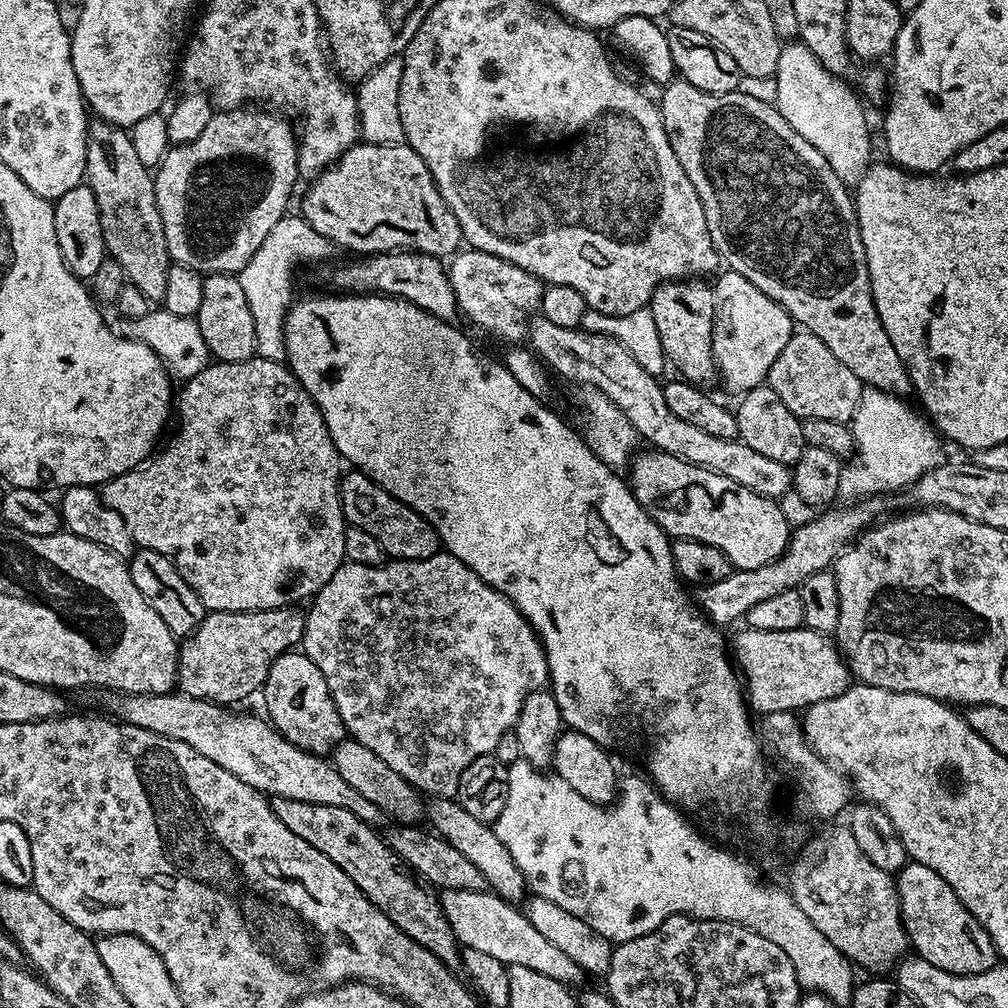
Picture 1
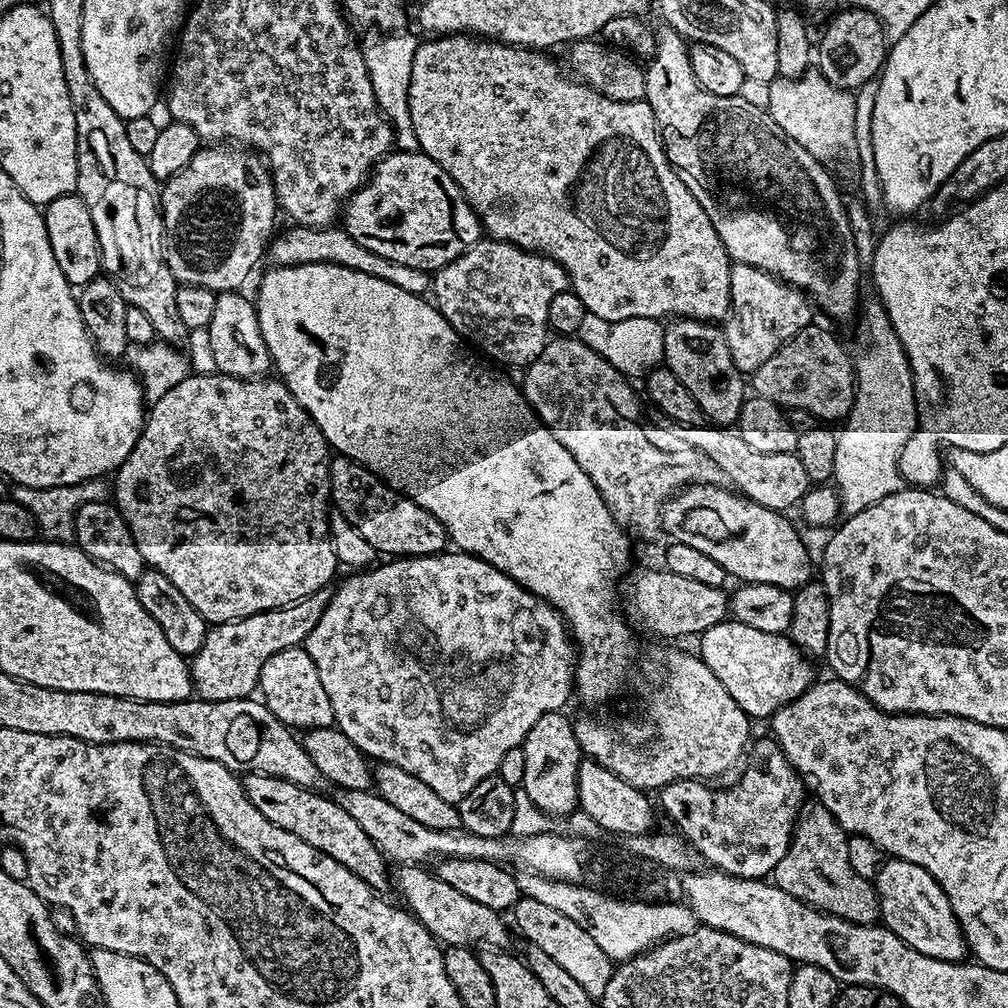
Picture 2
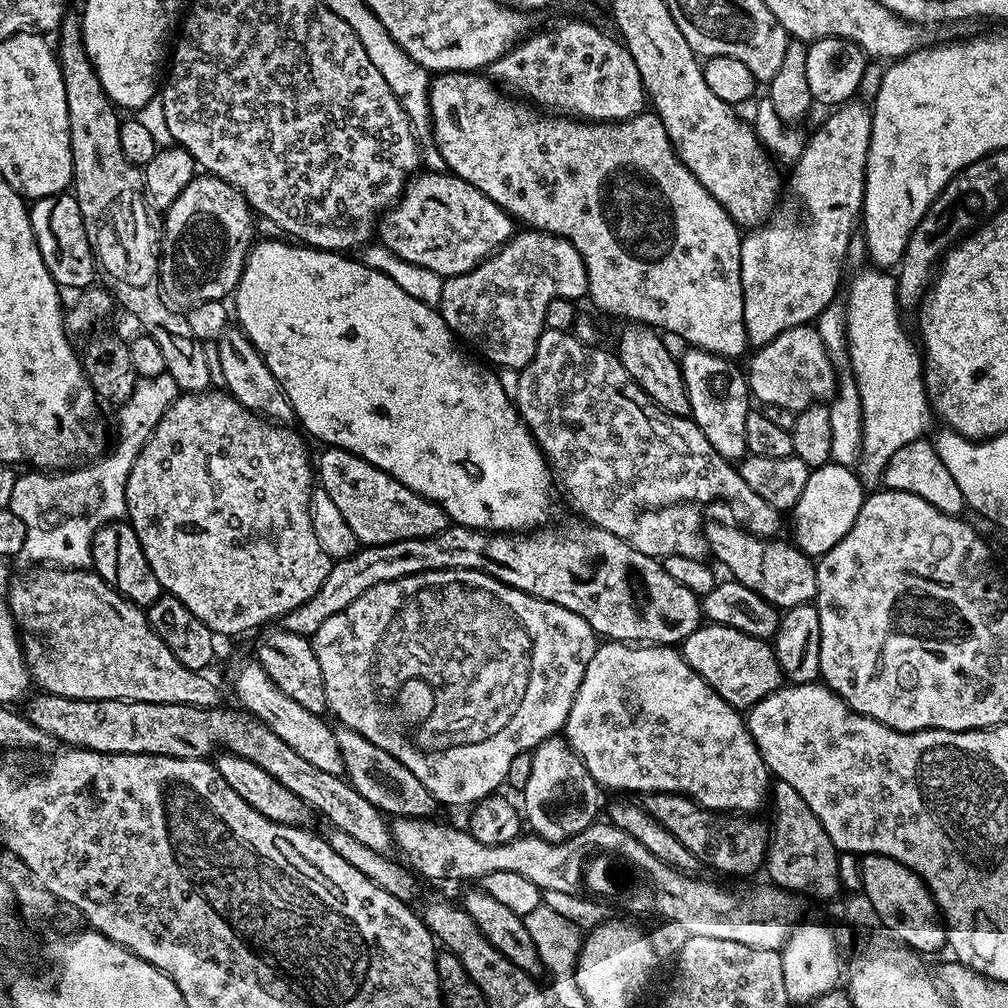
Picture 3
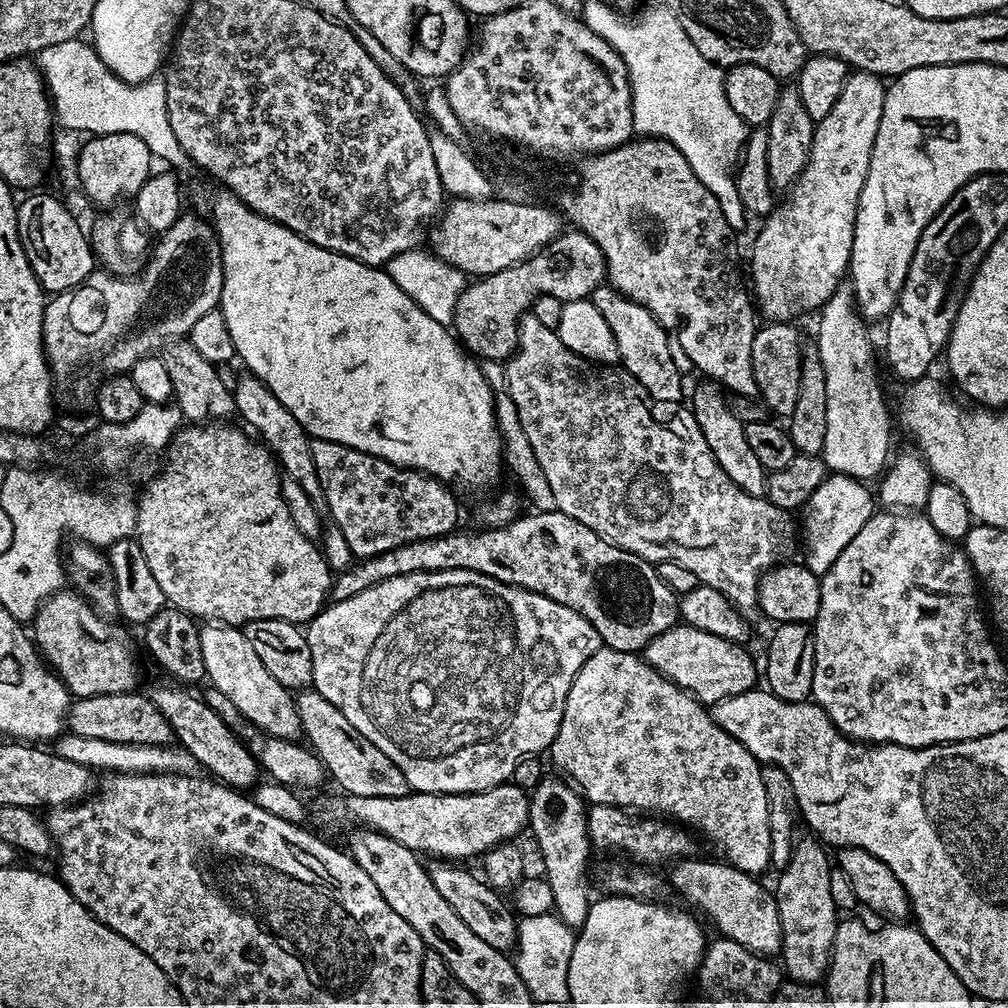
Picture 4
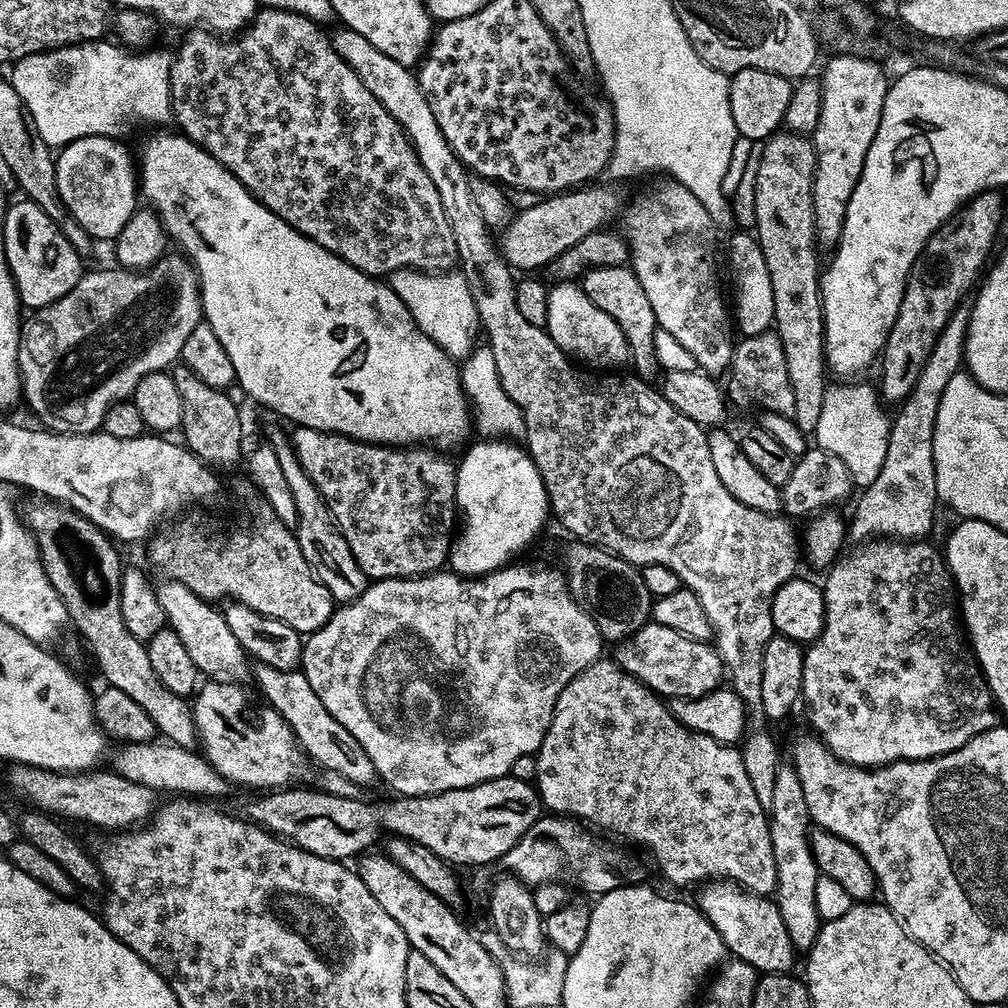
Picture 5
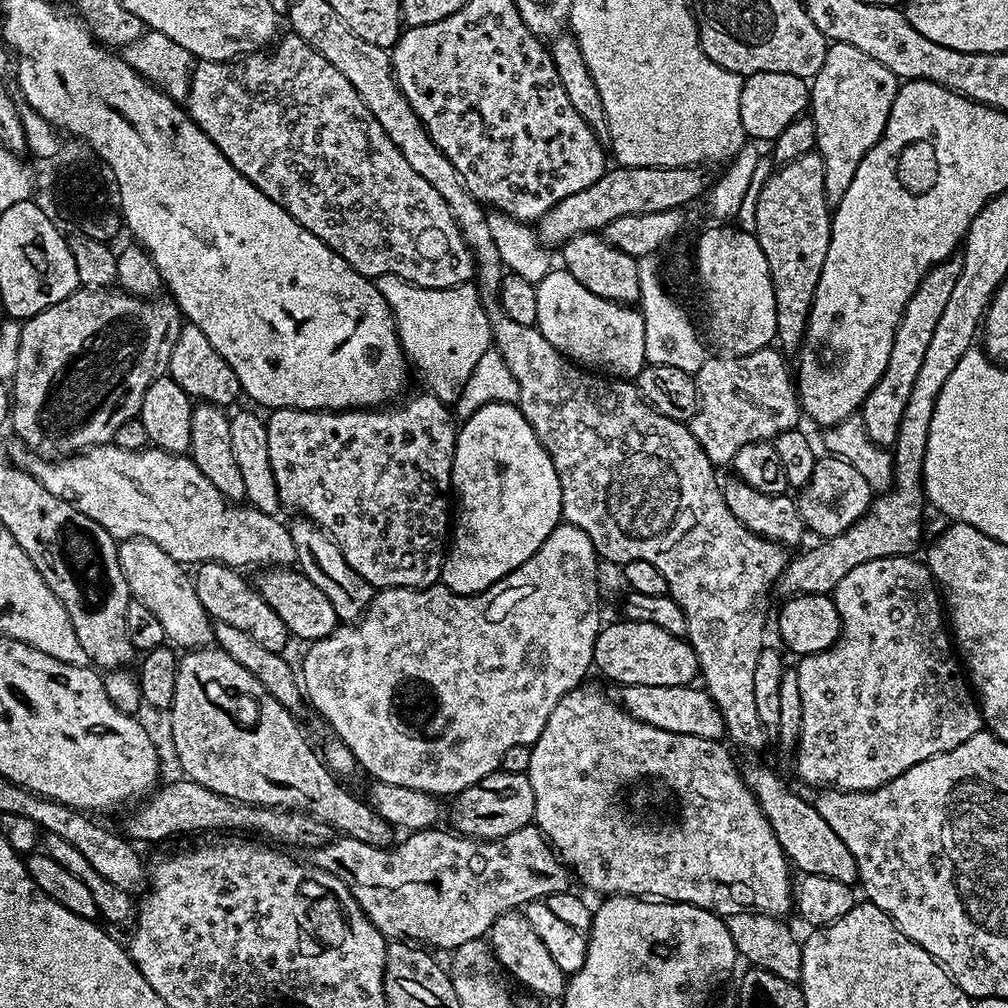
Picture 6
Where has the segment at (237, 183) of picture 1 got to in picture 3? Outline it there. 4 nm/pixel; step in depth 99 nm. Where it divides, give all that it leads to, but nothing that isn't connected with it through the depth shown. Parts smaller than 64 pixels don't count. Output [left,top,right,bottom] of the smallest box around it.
[160,174,254,310]

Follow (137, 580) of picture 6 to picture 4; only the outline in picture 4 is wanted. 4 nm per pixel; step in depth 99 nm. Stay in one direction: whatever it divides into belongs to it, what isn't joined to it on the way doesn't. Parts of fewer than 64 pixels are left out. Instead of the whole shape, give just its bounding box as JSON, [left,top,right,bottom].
[200,622,301,742]

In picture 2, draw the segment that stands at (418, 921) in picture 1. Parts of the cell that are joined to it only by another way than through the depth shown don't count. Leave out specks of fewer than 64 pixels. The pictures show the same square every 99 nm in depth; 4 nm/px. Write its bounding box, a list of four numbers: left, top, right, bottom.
[243,772,390,890]

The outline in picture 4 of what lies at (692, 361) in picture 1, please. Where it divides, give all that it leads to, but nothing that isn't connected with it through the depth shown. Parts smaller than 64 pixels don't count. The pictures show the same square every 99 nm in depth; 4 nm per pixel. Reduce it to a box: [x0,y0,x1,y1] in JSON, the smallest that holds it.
[690,382,768,496]

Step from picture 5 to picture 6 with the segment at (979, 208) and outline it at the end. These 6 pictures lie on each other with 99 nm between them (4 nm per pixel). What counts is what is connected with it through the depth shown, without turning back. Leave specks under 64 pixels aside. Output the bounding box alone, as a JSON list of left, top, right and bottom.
[859,266,956,450]

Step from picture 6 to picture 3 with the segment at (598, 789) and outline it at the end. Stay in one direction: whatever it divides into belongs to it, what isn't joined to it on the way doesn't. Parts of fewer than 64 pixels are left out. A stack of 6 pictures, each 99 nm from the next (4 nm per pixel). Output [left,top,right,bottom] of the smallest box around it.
[562,640,770,814]

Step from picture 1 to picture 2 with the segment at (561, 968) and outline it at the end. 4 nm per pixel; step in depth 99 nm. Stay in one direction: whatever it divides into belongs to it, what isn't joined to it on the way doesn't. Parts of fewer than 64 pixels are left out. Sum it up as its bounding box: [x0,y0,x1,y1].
[394,864,509,950]

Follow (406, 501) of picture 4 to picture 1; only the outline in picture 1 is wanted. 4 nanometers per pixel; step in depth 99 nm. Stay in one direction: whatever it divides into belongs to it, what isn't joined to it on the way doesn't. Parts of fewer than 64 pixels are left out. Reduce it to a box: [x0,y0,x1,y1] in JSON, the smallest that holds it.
[340,470,441,560]

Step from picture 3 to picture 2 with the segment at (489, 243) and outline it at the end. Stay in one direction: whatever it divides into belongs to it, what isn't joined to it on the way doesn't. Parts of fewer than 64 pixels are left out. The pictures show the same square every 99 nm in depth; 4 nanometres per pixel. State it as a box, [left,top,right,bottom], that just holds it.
[342,150,482,274]

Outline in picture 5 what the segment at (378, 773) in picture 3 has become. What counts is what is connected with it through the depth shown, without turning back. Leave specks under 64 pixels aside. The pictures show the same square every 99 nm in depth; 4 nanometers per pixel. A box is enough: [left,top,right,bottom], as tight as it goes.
[254,663,377,786]

